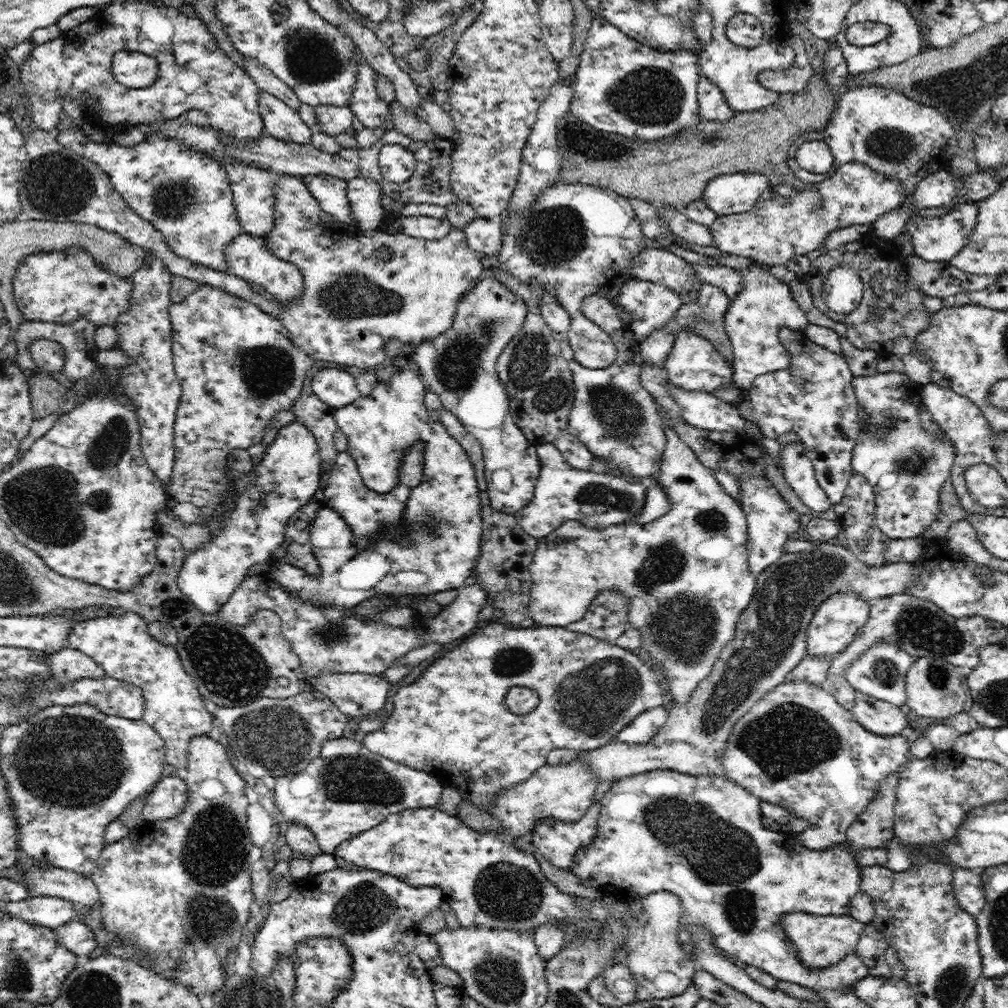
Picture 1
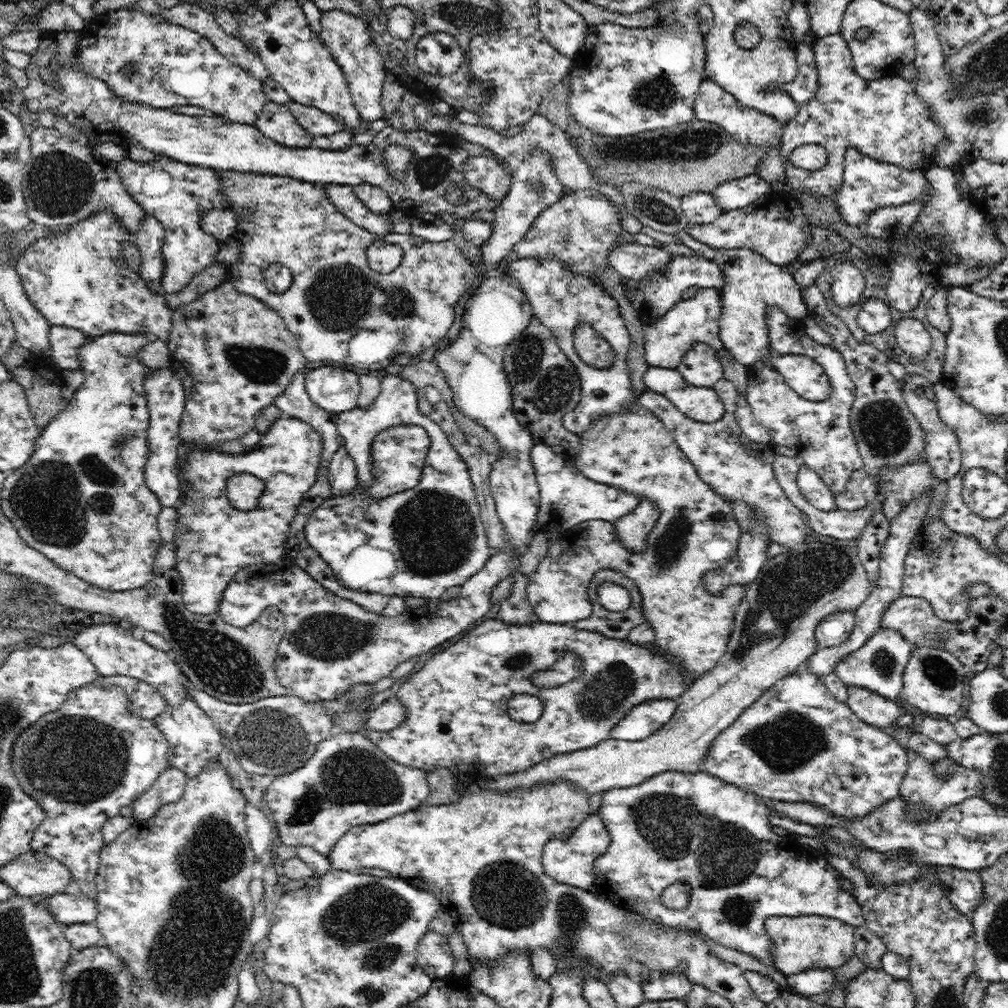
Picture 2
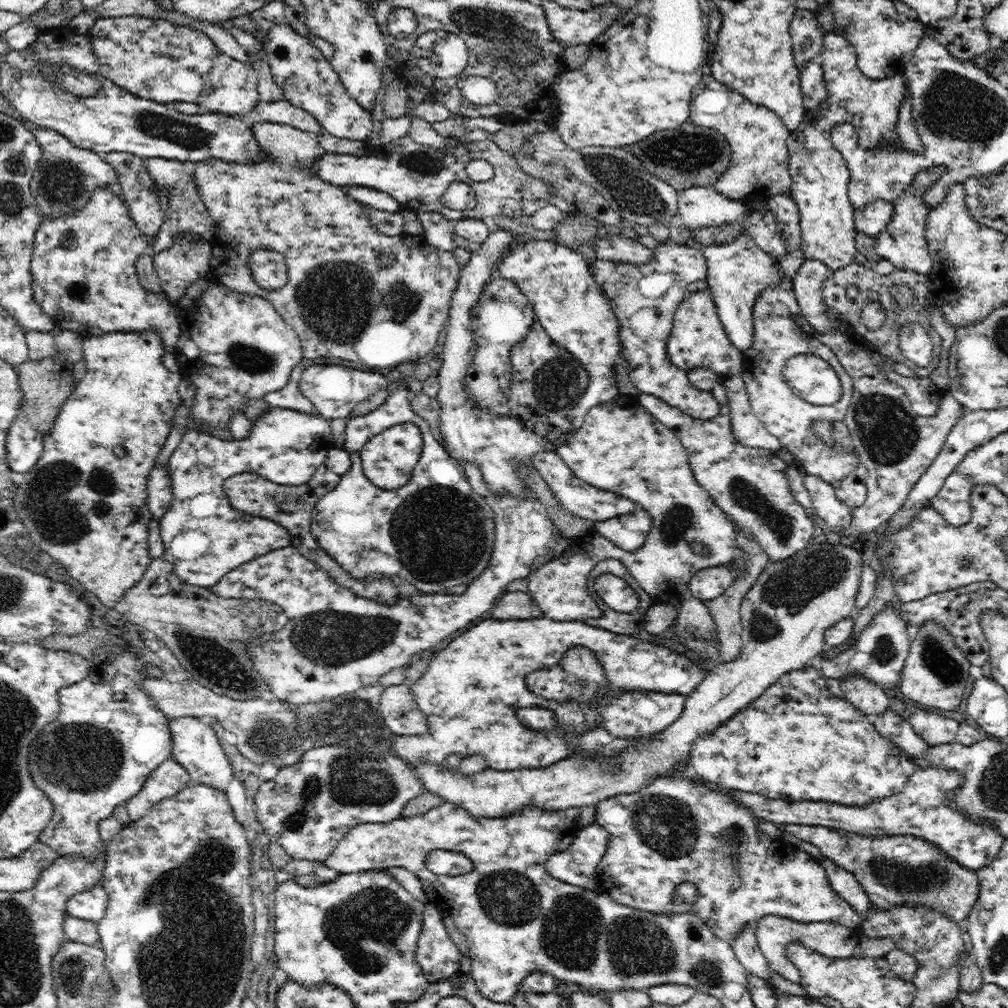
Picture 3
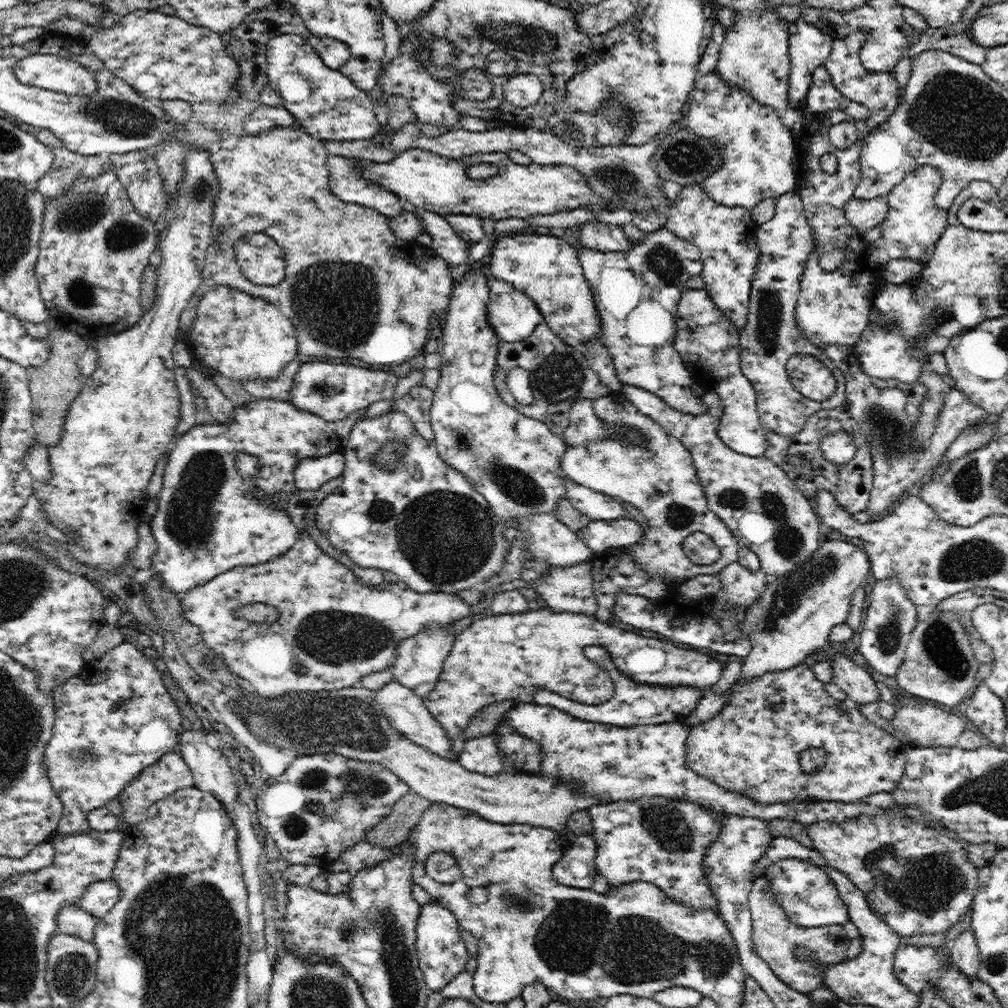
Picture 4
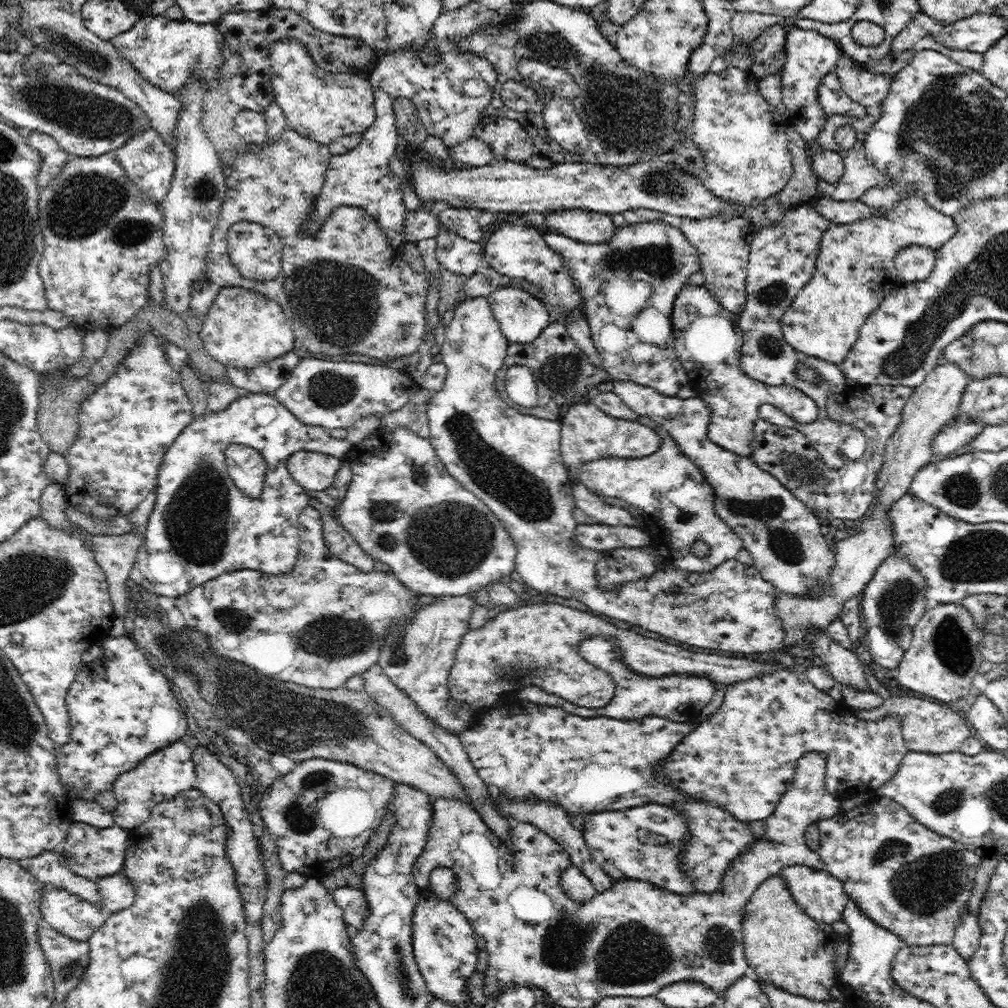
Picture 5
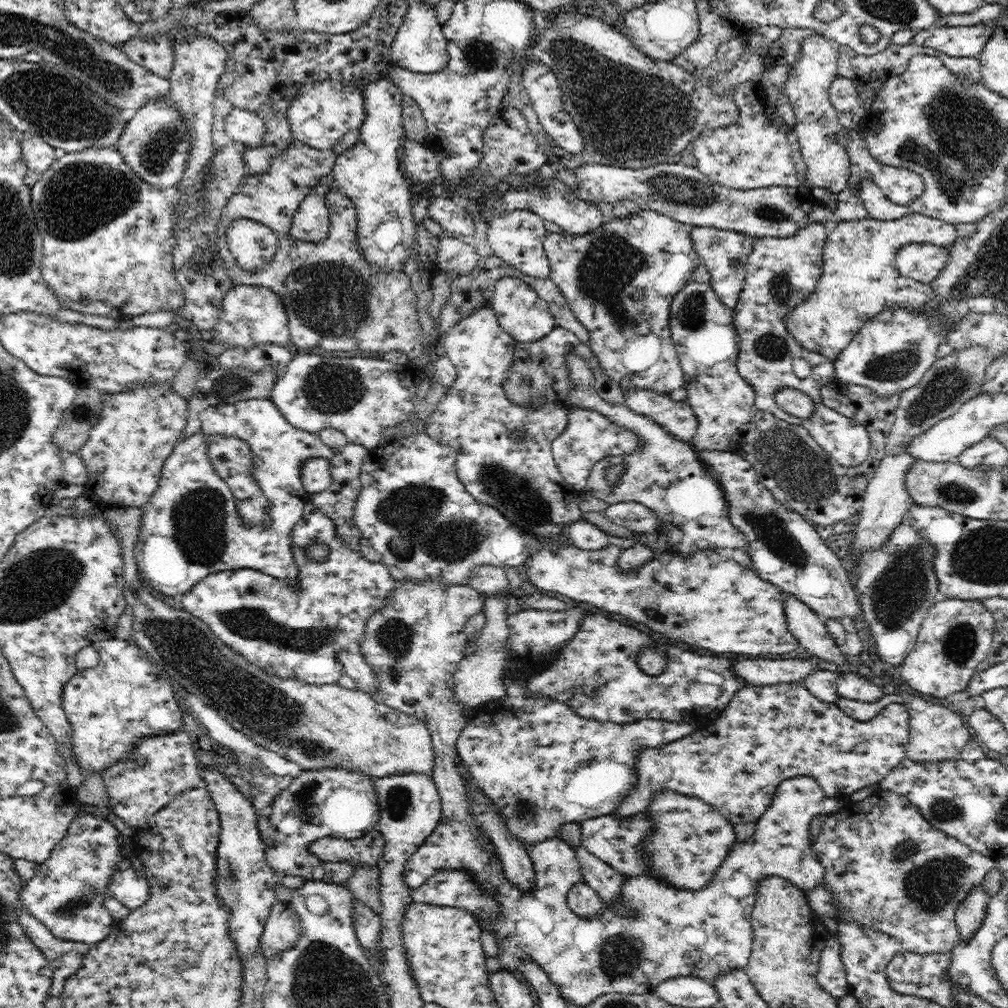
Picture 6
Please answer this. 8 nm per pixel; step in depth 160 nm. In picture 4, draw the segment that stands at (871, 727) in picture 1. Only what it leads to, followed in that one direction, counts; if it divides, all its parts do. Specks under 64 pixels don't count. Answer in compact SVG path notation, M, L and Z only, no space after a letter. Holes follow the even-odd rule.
M836 651L830 660L832 662L833 676L831 682L854 703L870 704L881 700L880 689L867 669L857 666L850 657L843 655L842 651Z

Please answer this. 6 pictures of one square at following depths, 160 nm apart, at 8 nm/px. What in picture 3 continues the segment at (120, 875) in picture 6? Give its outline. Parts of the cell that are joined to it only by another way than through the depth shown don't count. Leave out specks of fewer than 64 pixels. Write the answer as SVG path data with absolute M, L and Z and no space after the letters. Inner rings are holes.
M98 882L90 890L72 896L66 902L65 914L98 923L105 915L107 902L108 891Z

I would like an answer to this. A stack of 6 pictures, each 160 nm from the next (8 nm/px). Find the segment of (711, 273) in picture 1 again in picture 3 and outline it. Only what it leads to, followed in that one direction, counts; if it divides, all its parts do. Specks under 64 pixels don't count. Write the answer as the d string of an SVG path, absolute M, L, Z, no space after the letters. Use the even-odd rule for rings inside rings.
M670 237L659 243L654 249L654 258L644 266L597 259L591 269L596 282L603 288L605 298L620 320L621 353L632 366L629 372L631 382L640 392L657 396L692 418L702 420L714 418L720 412L720 405L711 391L696 388L688 379L685 369L668 361L666 342L673 328L673 316L678 305L688 295L686 286L696 280L704 280L707 270L705 257L700 252L684 243L678 244ZM620 290L624 290L622 300L618 294ZM634 332L644 332L644 340L636 338Z

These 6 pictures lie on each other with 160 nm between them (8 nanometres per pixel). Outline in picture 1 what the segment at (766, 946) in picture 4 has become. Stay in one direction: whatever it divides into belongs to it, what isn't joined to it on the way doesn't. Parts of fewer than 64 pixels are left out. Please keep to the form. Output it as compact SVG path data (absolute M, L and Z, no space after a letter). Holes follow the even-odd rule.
M808 913L782 915L780 924L806 968L826 968L855 952L865 925L850 914L813 915Z

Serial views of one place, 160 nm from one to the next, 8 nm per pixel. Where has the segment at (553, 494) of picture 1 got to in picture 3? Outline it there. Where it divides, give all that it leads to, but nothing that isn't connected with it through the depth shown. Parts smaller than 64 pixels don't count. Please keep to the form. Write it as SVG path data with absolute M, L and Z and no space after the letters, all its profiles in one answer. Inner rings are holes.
M538 452L536 456L532 456L533 466L540 476L546 481L550 490L558 498L562 506L580 518L586 518L593 521L603 521L620 515L627 515L634 512L636 508L640 508L637 503L632 502L624 495L616 494L611 490L596 488L587 481L578 478L567 464L561 459L561 456L555 452Z

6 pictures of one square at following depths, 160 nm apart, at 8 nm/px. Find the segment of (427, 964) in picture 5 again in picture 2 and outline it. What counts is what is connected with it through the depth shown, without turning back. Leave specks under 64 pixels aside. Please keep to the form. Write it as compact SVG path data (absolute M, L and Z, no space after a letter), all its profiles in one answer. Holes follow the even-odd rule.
M429 930L419 941L417 963L433 979L445 980L452 975L452 950L448 938Z

